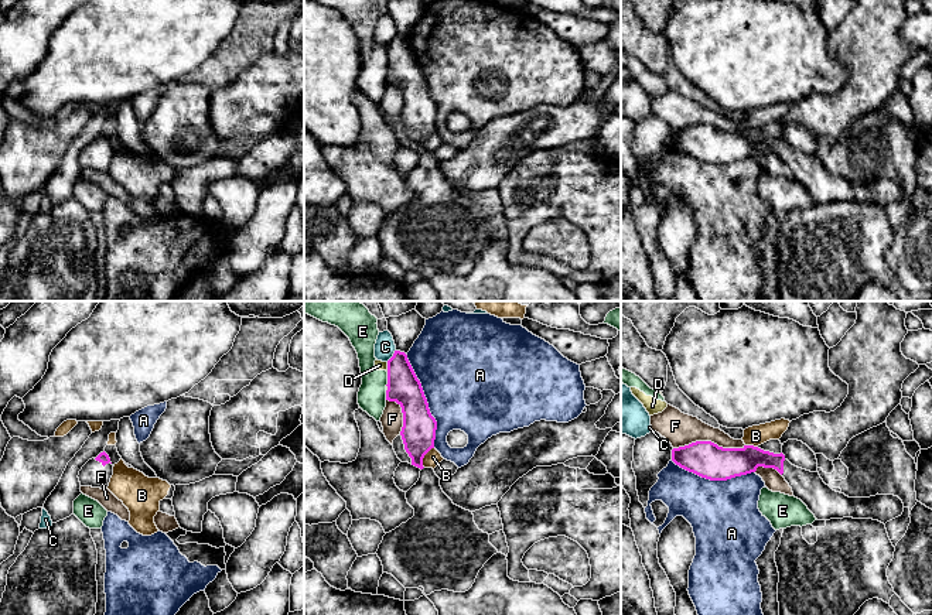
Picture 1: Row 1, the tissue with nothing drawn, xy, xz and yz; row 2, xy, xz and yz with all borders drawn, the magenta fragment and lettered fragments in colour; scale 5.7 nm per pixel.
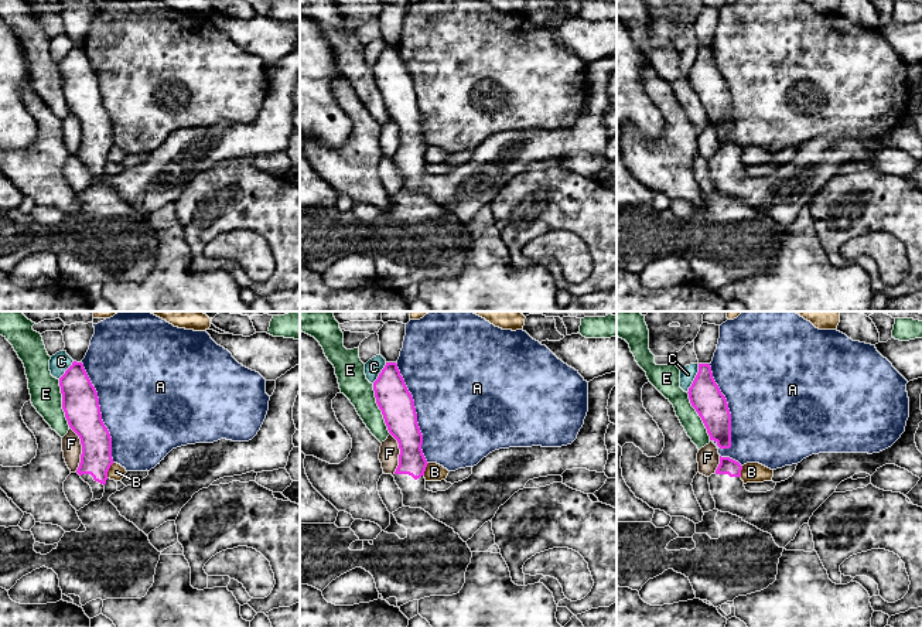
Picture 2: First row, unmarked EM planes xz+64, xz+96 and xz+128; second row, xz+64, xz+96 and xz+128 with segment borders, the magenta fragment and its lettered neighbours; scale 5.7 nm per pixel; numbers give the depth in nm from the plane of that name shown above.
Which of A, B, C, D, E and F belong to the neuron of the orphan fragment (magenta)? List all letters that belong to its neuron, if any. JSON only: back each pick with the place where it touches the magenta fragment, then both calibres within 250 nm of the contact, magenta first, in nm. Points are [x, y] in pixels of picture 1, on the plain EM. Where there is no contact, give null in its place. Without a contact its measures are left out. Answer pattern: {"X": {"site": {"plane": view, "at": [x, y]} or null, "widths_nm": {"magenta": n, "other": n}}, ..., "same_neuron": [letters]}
{"same_neuron": []}

